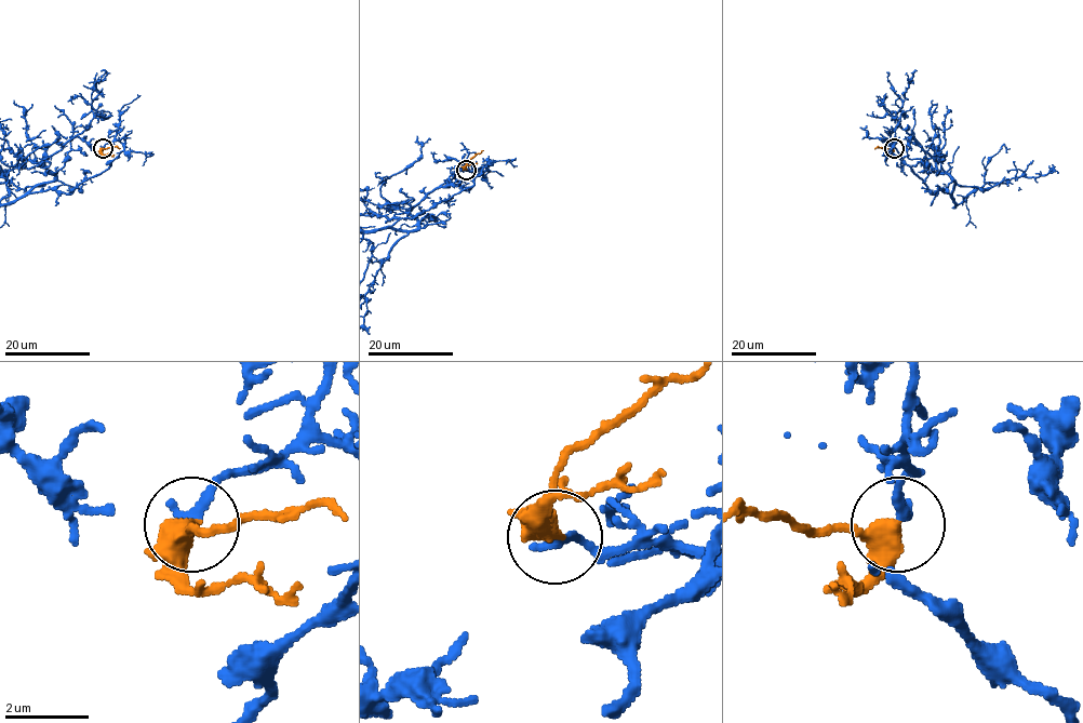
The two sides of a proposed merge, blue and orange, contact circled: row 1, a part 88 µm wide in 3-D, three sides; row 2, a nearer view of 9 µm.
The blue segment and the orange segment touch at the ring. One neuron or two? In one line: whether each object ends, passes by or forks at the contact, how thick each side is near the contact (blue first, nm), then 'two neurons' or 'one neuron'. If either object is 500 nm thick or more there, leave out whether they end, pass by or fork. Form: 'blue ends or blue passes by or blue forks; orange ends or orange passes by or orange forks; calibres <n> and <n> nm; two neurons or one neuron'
blue ends; orange passes by; calibres 240 and 440 nm; one neuron

